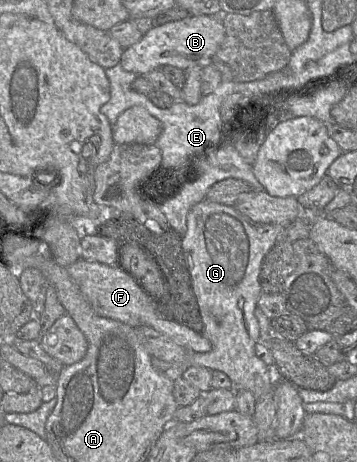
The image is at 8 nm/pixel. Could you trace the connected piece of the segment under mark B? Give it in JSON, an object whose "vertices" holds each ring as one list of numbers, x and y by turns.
{"vertices":[[188,16,182,20,155,26,139,42,123,50,120,65,125,71,137,75,173,66,181,70,210,62,225,39,225,28,217,16]]}

